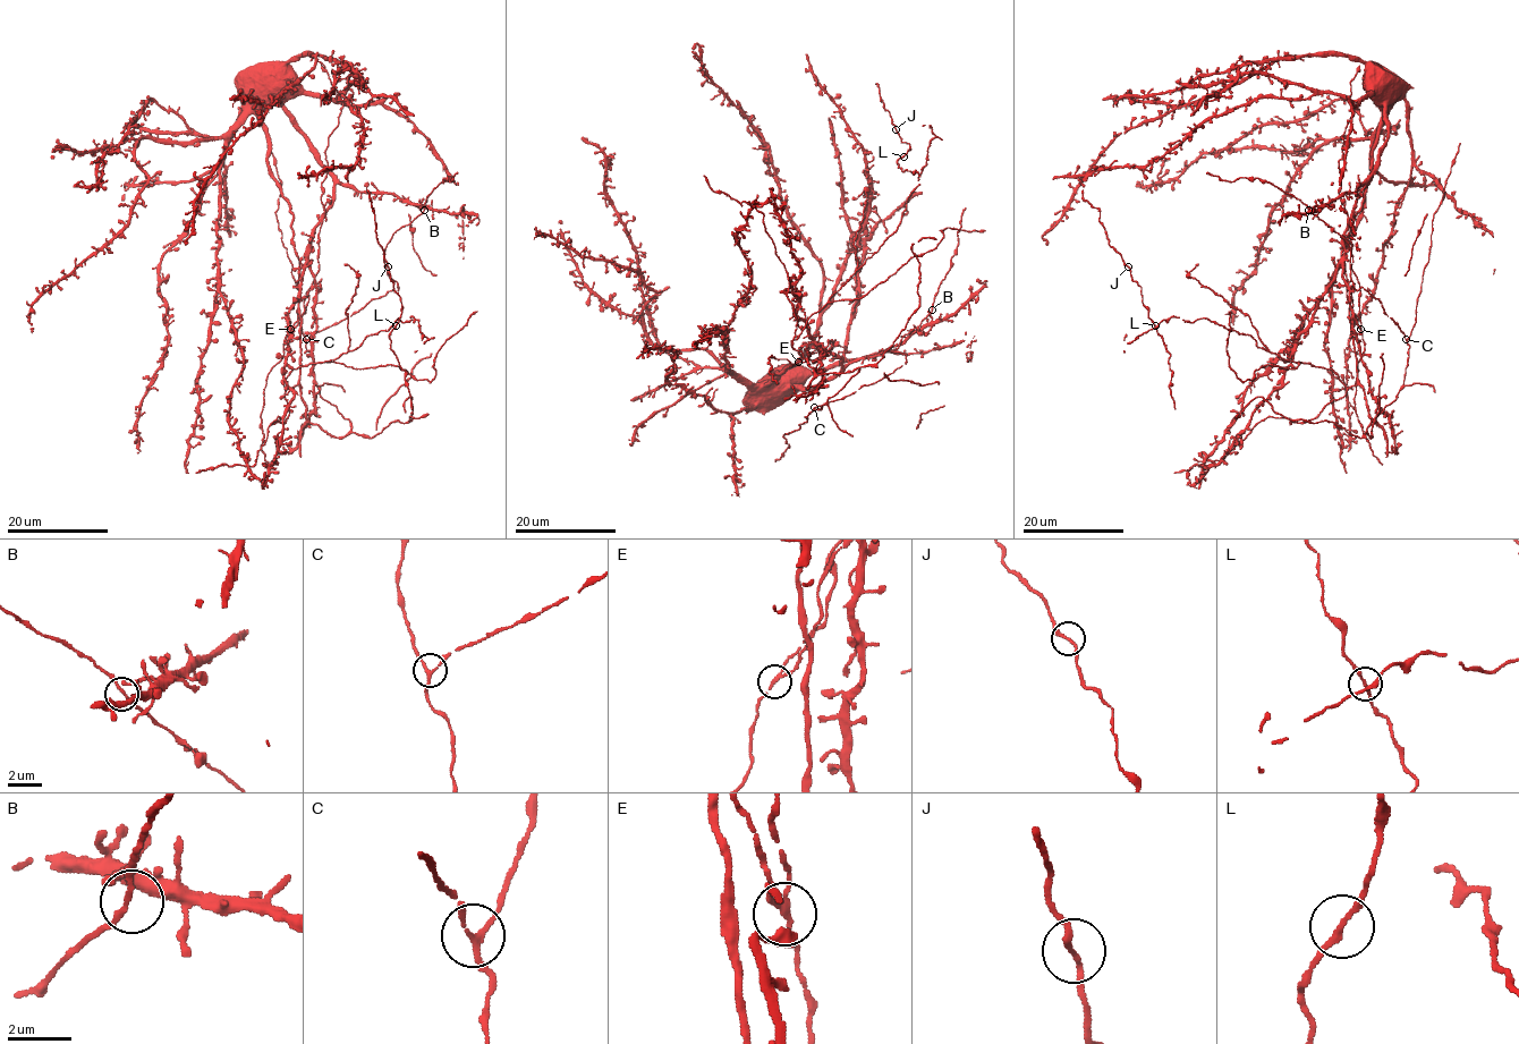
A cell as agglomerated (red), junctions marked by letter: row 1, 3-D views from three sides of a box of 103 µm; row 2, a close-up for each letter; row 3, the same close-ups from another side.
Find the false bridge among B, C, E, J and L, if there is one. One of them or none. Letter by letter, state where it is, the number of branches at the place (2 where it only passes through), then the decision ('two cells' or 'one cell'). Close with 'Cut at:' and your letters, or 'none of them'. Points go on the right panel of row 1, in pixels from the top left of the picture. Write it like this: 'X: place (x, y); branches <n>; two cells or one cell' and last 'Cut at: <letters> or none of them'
B: place (1308, 210); branches 3; one cell
C: place (1406, 339); branches 3; one cell
E: place (1360, 329); branches 3; two cells
J: place (1128, 266); branches 2; one cell
L: place (1155, 325); branches 2; one cell
Cut at: E

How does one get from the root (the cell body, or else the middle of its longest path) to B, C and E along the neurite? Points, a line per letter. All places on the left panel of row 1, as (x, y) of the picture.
B: (276, 74), (281, 75), (282, 110), (311, 152), (339, 181), (359, 192), (396, 194), (424, 206), (424, 210)
C: (276, 74), (262, 129), (293, 215), (299, 387), (305, 417), (344, 436), (350, 423), (321, 396), (306, 339)
E: (276, 74), (281, 75), (282, 110), (333, 181), (317, 235), (317, 272), (306, 310), (290, 329)

